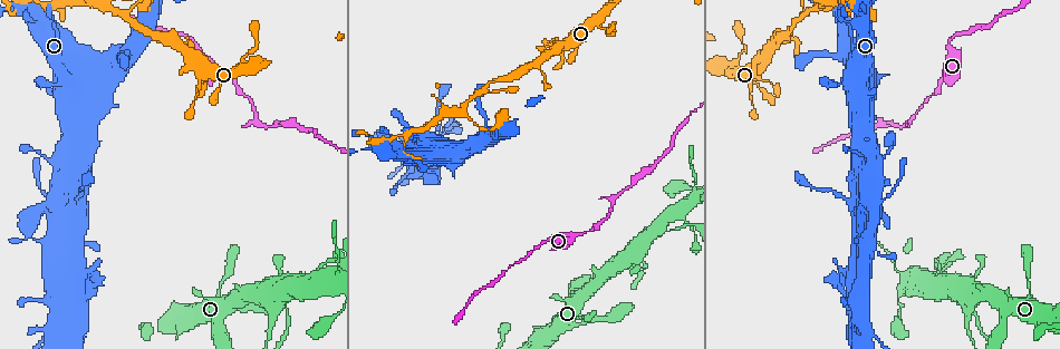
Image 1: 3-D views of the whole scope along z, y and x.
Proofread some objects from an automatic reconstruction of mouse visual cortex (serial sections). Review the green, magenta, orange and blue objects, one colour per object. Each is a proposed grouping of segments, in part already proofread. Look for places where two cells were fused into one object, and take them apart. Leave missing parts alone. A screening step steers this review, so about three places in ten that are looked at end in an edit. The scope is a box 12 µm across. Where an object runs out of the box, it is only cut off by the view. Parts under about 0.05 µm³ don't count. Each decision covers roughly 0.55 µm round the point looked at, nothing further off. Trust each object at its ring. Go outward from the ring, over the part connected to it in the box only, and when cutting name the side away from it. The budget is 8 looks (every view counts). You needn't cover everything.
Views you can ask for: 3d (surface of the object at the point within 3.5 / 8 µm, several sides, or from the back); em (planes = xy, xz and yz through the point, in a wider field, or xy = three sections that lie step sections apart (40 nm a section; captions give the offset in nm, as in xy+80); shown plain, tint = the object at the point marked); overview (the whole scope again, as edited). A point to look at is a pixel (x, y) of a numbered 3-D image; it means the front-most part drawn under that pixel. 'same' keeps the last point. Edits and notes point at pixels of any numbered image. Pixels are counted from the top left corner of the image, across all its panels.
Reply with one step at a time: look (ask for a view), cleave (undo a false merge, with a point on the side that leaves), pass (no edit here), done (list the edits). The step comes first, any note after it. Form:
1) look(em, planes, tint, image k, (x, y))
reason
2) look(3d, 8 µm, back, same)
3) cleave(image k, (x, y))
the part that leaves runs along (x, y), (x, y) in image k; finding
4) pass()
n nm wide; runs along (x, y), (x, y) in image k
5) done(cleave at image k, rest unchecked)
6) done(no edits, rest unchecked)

look(3d, 3.5 µm, image 1, (95, 81))

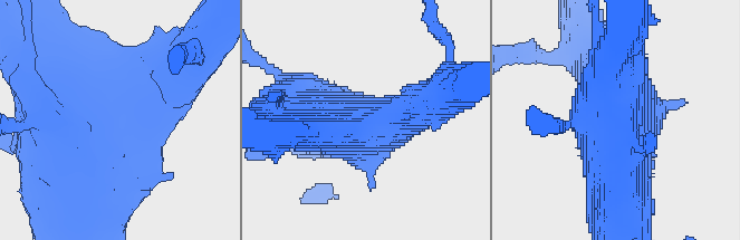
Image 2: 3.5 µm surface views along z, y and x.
look(em, xy, step 2, tint, image 2, (119, 114))
shape alone is not enough

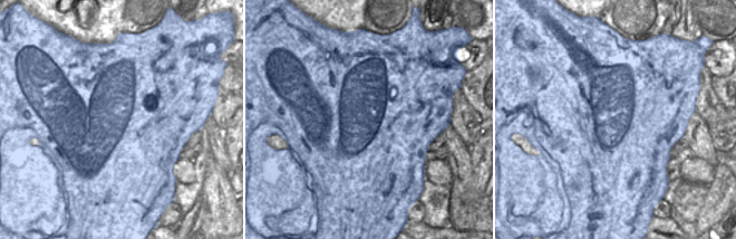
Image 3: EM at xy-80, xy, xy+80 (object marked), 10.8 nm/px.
pass()
runs along (41, 55), (86, 106), (89, 195) in image 2; all the same cell

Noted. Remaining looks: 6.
look(3d, 3.5 µm, back, image 1, (122, 16))
abrupt turn

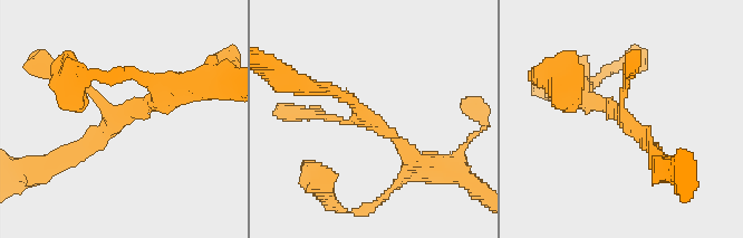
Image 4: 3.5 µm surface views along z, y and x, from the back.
look(em, xy, step 3, tint, image 4, (116, 120))

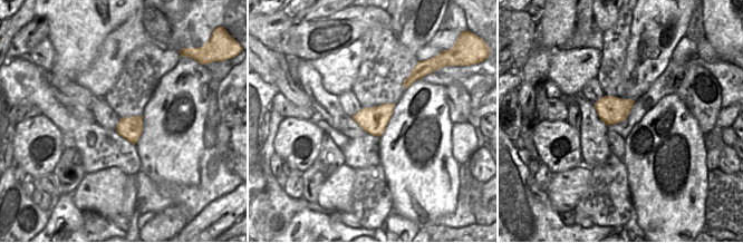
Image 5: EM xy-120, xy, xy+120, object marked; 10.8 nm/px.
look(em, xy, step 1, tint, same)
cut it another way

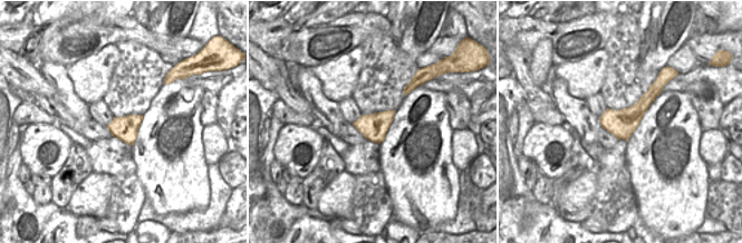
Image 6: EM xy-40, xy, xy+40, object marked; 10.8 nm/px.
pass()
arms of 100, 200, 200 nm; runs along (312, 89), (347, 97), (418, 163) in image 4; continuous, no second cell

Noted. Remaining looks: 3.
look(3d, 8 µm, back, image 1, (724, 70))
three-way junction

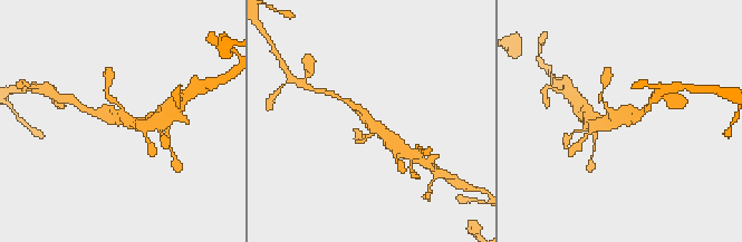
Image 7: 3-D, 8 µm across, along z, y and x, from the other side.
look(3d, 3.5 µm, image 7, (118, 118))
zoom in

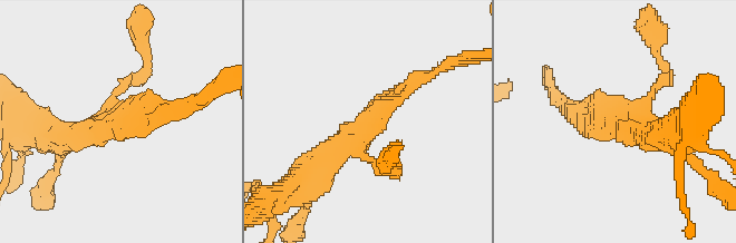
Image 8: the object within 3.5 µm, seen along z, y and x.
look(em, xy, step 2, tint, image 8, (368, 122))
3 arms; arms of 150, 200, 400 nm

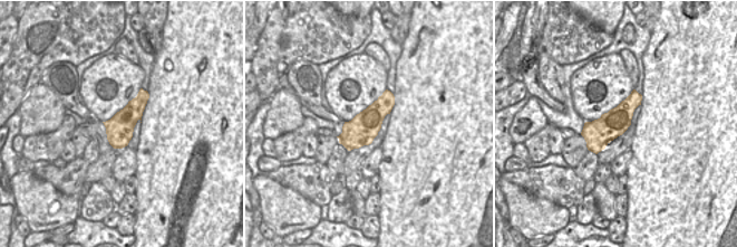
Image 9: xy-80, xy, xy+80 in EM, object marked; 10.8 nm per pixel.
pass()
runs along (313, 172), (368, 117), (427, 77) in image 8; continuous, no second cell

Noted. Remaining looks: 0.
done(no edits, rest unchecked)

